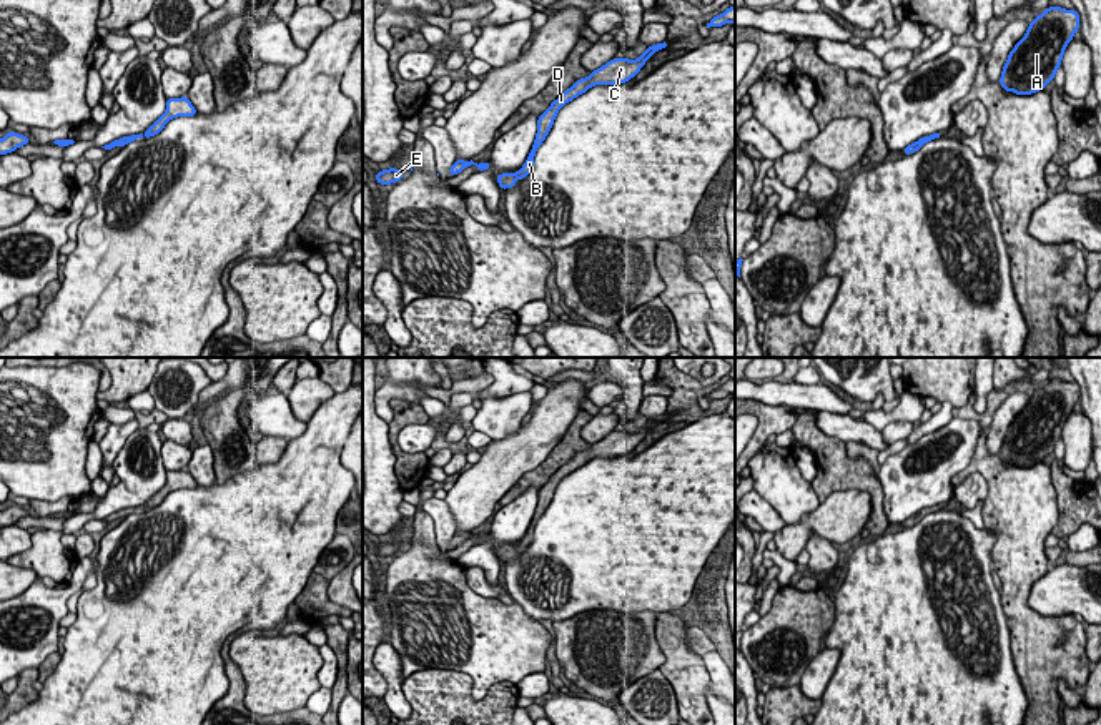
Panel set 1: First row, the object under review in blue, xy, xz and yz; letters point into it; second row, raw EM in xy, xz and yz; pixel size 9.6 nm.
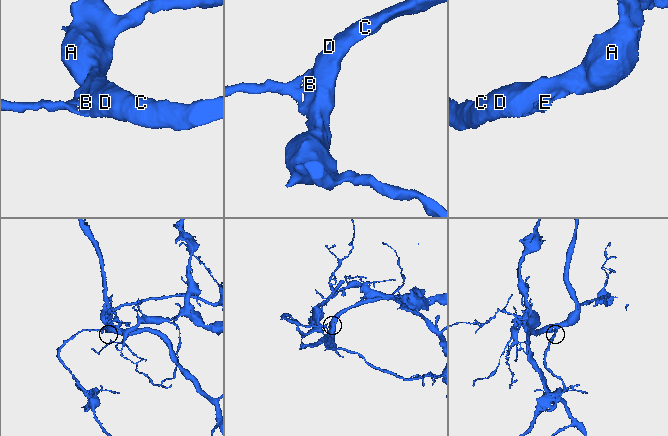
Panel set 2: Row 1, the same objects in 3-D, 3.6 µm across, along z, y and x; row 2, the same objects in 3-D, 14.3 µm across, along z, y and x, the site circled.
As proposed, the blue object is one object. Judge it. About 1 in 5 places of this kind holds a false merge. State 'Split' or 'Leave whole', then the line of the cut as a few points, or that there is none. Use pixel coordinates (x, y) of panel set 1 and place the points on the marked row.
Leave whole. No split

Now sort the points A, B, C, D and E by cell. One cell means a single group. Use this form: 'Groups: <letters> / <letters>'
Groups: A B C D E

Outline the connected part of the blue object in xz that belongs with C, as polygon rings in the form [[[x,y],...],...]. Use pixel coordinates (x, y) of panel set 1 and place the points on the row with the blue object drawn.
[[[665,40],[662,43],[647,47],[647,50],[637,60],[627,60],[625,57],[612,58],[600,68],[594,70],[589,76],[575,80],[574,85],[567,88],[557,100],[554,100],[550,106],[539,116],[536,140],[522,168],[516,171],[514,175],[501,173],[496,176],[499,188],[502,190],[514,188],[517,180],[524,180],[532,171],[536,151],[542,145],[546,136],[549,135],[554,125],[555,115],[565,103],[572,101],[574,98],[585,93],[589,88],[595,85],[627,83],[630,78],[634,78],[640,72],[645,62],[657,50],[664,50],[667,47],[669,47],[669,42]]]

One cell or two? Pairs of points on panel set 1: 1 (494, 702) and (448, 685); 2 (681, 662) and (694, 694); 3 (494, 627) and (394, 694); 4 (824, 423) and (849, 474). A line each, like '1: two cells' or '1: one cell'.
1: one cell
2: one cell
3: two cells
4: two cells

